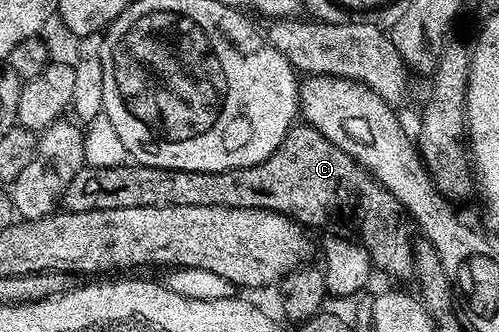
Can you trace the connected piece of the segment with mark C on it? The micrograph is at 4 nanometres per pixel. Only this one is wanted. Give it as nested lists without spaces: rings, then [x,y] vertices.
[[[306,123],[292,125],[273,155],[244,169],[206,173],[149,167],[138,163],[85,167],[77,171],[73,179],[69,179],[69,187],[65,187],[61,205],[68,213],[146,205],[264,209],[292,217],[304,227],[312,227],[325,224],[334,215],[335,208],[342,201],[349,200],[359,204],[359,222],[355,229],[359,232],[358,240],[367,248],[372,266],[376,270],[384,269],[391,277],[410,278],[415,272],[413,236],[403,226],[404,218],[399,202],[389,190],[378,185],[366,169],[345,155],[341,147],[329,143],[321,131]]]

